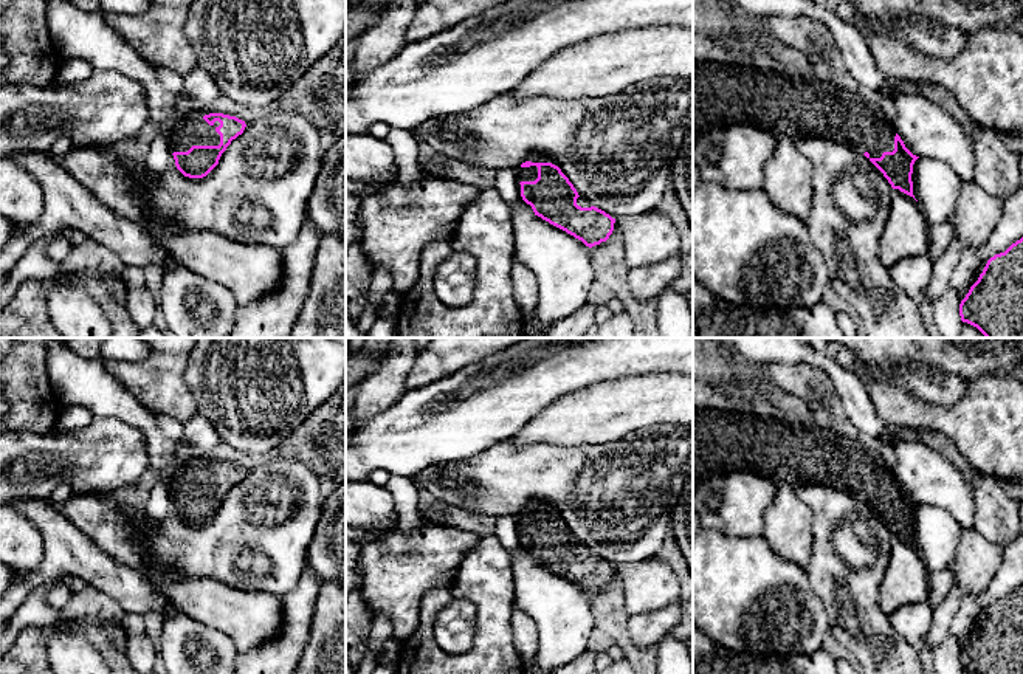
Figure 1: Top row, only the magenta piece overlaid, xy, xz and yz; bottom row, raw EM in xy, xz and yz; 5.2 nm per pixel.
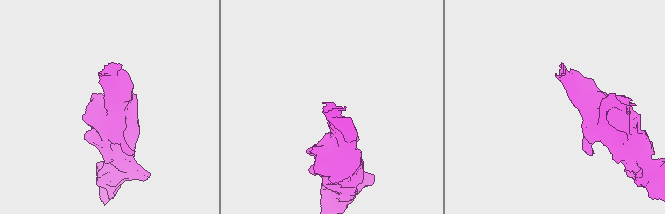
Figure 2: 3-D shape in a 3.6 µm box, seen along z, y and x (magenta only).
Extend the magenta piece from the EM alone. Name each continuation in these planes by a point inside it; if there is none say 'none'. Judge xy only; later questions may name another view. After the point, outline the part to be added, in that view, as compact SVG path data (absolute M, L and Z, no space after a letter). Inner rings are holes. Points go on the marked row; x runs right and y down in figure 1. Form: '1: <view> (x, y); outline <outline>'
1: xy (191, 130); outline M195 108L178 119L166 133L169 147L174 152L188 152L192 146L219 146L220 135L215 129L220 126L215 121L209 126L203 116L209 115L205 108Z

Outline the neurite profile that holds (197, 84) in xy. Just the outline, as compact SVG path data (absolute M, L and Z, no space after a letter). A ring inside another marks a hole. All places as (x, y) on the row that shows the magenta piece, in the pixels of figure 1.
M200 67L183 74L183 93L189 95L200 104L211 104L219 98L220 90L214 79Z

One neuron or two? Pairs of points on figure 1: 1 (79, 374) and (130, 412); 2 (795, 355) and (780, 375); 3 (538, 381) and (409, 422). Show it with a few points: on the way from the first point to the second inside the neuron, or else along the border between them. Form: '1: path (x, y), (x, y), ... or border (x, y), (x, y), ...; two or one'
1: path (92, 386), (104, 397), (118, 403); one
2: border (764, 364), (808, 363), (823, 372); two
3: path (506, 391), (459, 417), (442, 420); one

